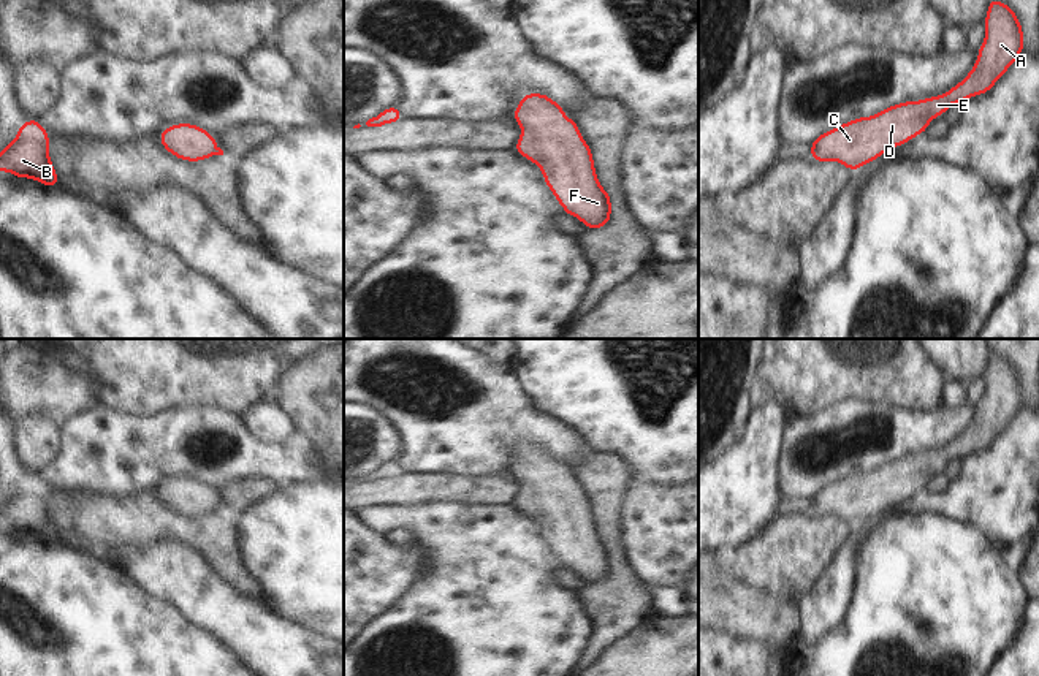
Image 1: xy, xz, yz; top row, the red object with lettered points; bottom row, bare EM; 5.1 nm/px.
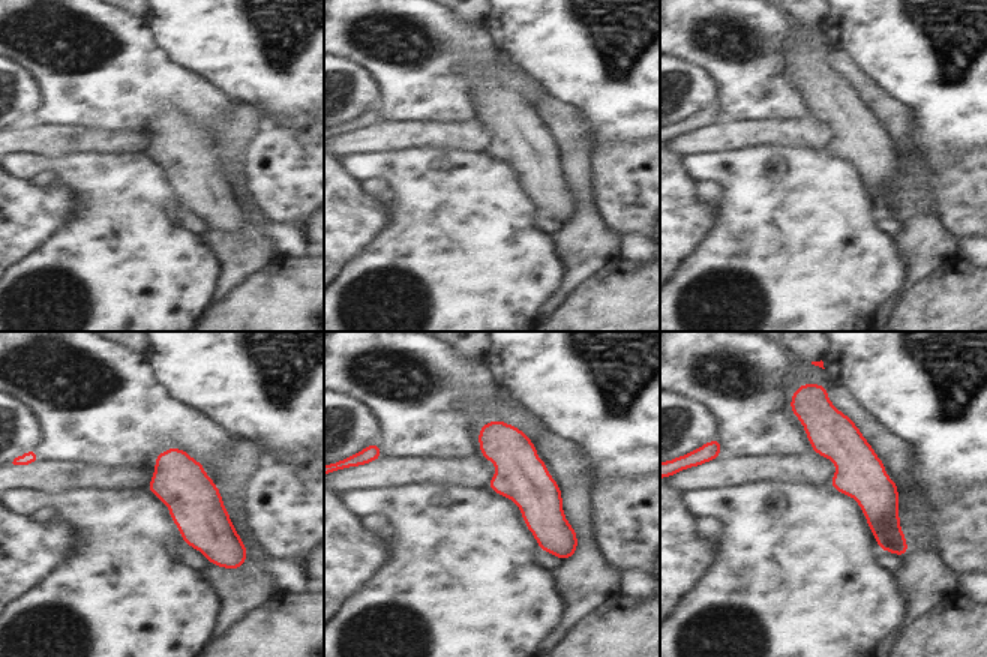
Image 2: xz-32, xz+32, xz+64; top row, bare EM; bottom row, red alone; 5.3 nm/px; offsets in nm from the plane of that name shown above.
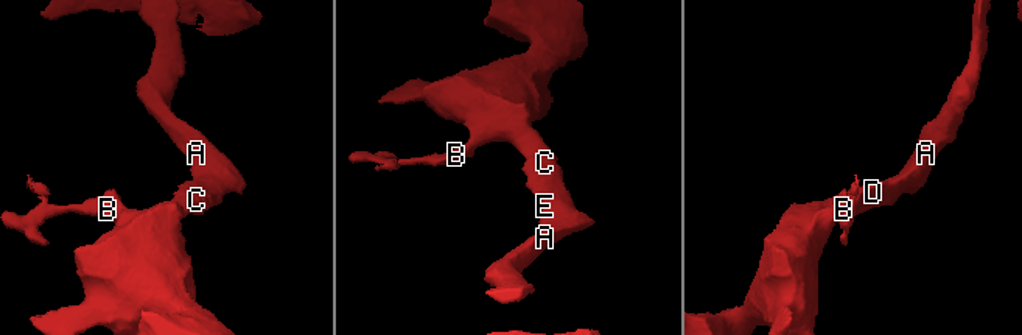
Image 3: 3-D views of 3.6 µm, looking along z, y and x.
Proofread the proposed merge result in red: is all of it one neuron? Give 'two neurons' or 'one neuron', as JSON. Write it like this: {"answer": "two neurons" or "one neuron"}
{"answer": "one neuron"}

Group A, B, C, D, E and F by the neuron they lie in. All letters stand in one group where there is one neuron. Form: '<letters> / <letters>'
A B C D E F

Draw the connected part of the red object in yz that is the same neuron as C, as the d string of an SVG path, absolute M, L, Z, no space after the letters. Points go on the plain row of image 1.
M998 353L988 355L985 369L987 388L974 423L949 446L903 456L871 472L857 472L819 489L811 500L809 515L836 515L851 527L879 513L917 489L927 488L928 478L944 470L952 458L960 461L968 451L984 450L1025 405L1023 383L1012 363Z

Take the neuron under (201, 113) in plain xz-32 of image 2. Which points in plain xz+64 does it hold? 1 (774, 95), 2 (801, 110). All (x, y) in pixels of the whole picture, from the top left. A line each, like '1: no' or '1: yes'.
1: yes
2: yes

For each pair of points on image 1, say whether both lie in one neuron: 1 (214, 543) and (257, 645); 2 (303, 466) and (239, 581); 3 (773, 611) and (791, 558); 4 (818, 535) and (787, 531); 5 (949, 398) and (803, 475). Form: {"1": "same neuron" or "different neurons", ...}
{"1": "different neurons", "2": "different neurons", "3": "different neurons", "4": "same neuron", "5": "different neurons"}

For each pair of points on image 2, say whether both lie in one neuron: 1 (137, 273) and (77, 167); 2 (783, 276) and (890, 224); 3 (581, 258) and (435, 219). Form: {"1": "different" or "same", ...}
{"1": "same", "2": "different", "3": "different"}

